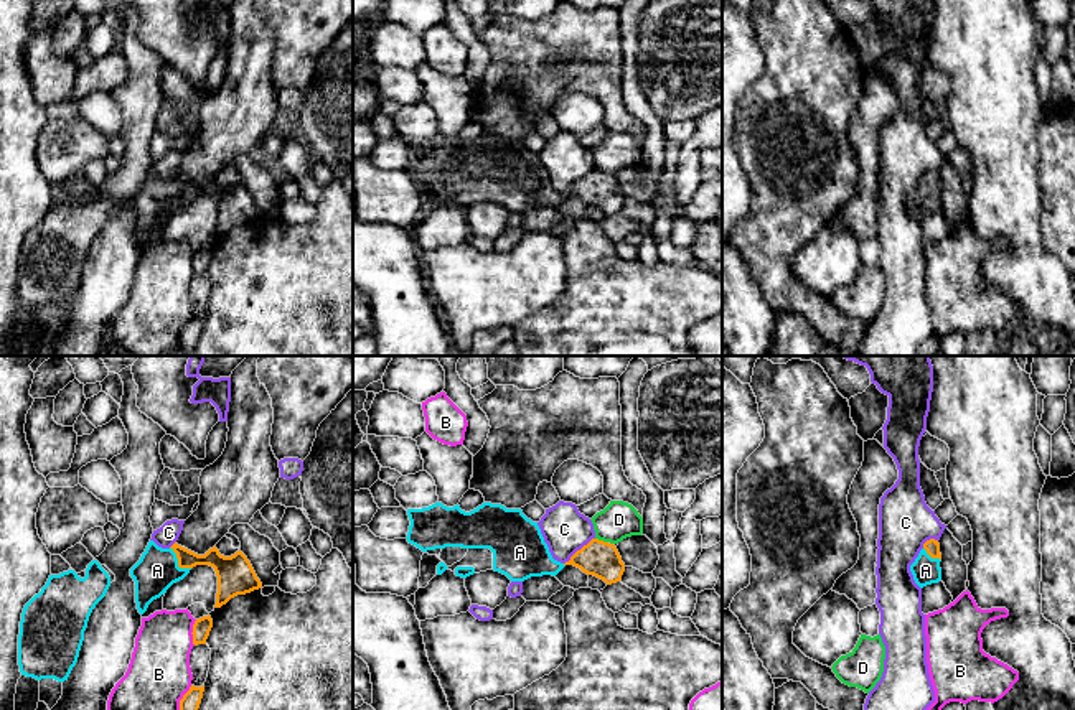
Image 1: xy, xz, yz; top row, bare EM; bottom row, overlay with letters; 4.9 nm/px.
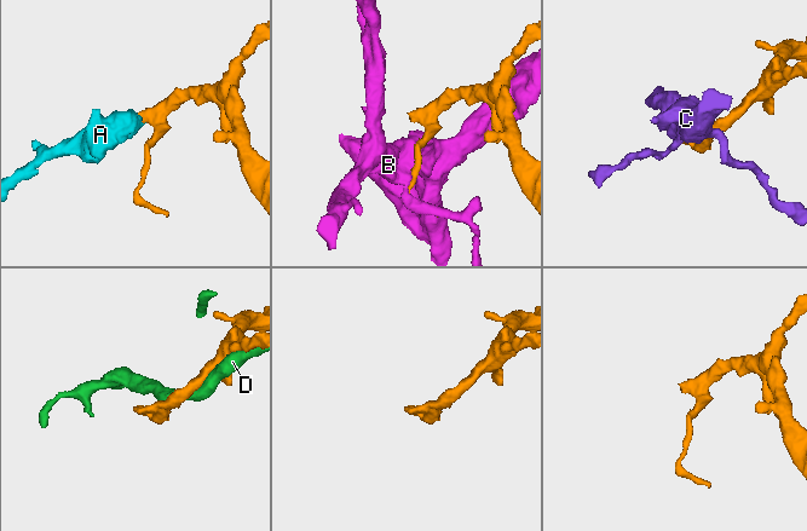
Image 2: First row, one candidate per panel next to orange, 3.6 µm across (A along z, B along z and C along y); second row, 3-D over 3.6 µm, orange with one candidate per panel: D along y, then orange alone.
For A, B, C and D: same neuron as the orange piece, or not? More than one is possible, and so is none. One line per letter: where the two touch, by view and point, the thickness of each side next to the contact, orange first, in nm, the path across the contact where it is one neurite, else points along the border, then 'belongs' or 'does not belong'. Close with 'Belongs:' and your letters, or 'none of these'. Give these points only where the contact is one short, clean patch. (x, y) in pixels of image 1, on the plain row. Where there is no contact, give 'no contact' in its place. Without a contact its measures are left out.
A: contact xy (178, 193); calibres 130 and 200 nm; way xy (228, 201), (216, 191), (178, 193), (157, 201); belongs
B: contact xy (182, 330); calibres 100 and 300 nm; does not belong
C: contact xz (581, 180); calibres 180 and 220 nm; does not belong
D: contact xz (602, 172); calibres 180 and 180 nm; does not belong
Belongs: A

